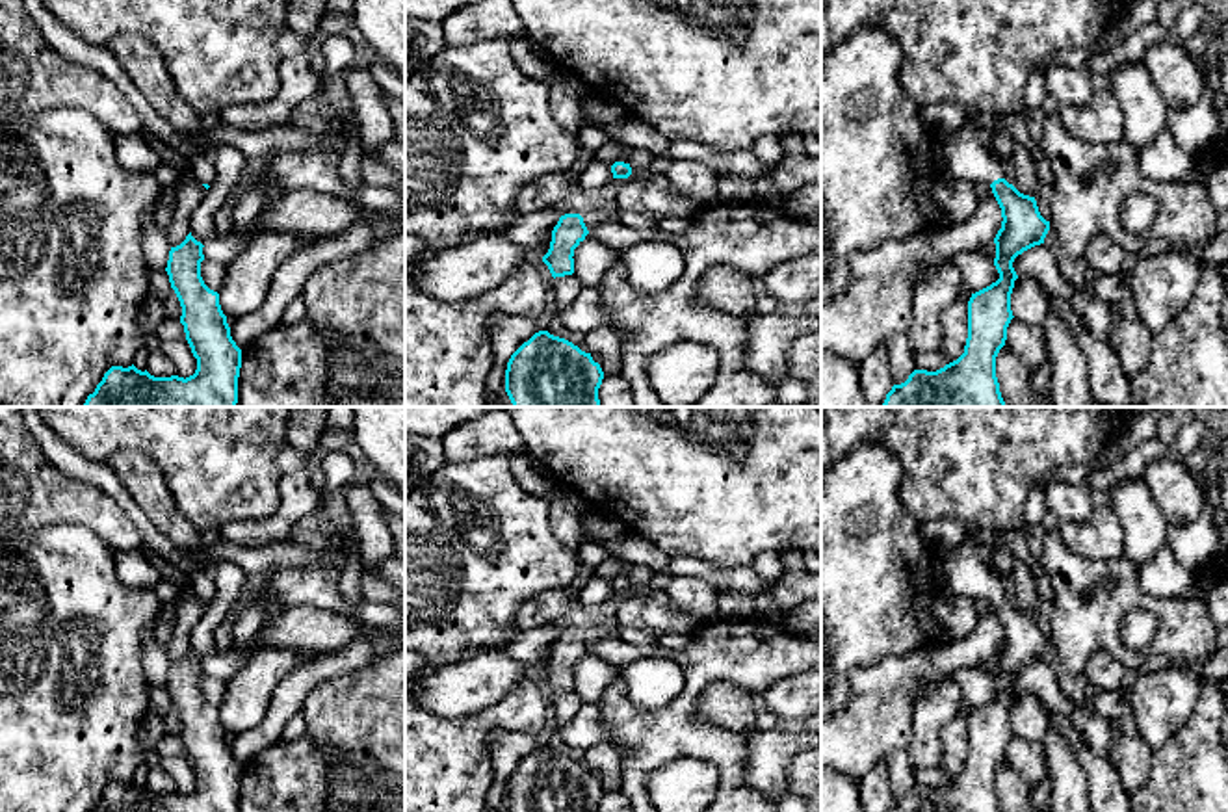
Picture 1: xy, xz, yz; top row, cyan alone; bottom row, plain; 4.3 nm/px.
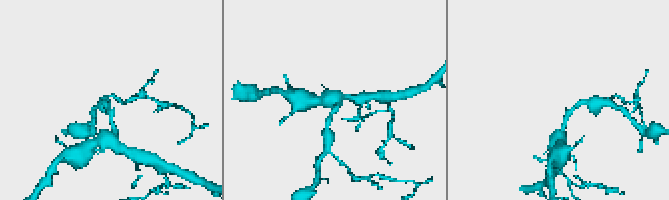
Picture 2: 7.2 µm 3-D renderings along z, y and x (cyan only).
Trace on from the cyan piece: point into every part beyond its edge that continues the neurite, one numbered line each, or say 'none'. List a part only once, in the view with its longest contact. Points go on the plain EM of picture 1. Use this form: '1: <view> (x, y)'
1: yz (961, 567)

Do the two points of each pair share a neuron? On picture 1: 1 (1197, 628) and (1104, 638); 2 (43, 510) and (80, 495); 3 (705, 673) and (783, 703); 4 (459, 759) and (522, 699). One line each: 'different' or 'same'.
1: same
2: same
3: different
4: same

